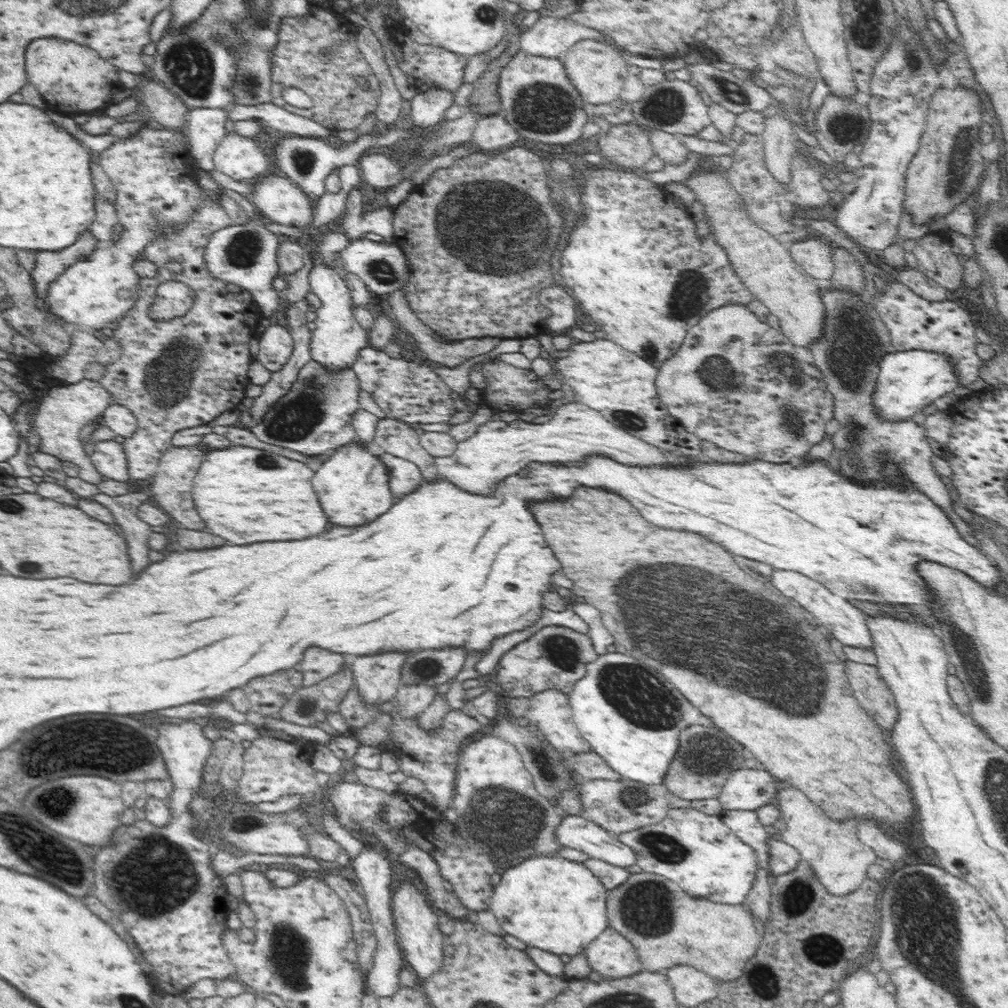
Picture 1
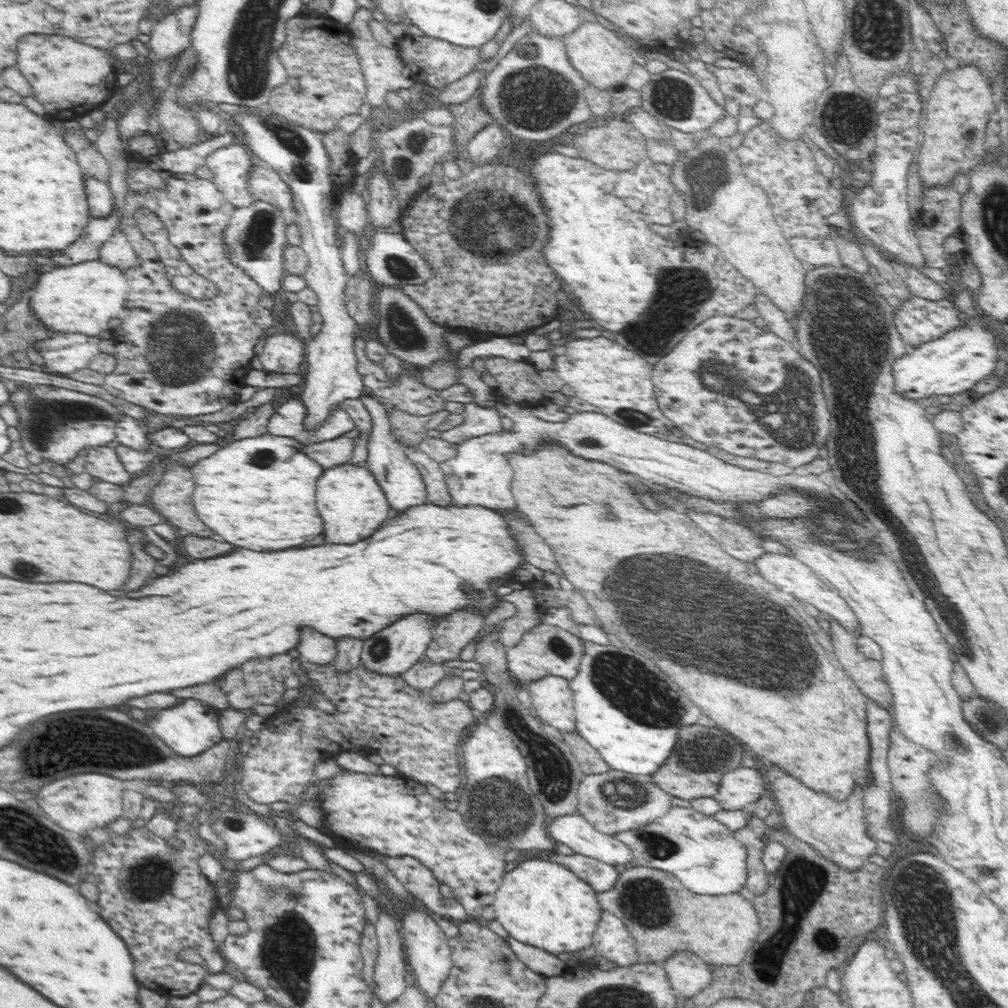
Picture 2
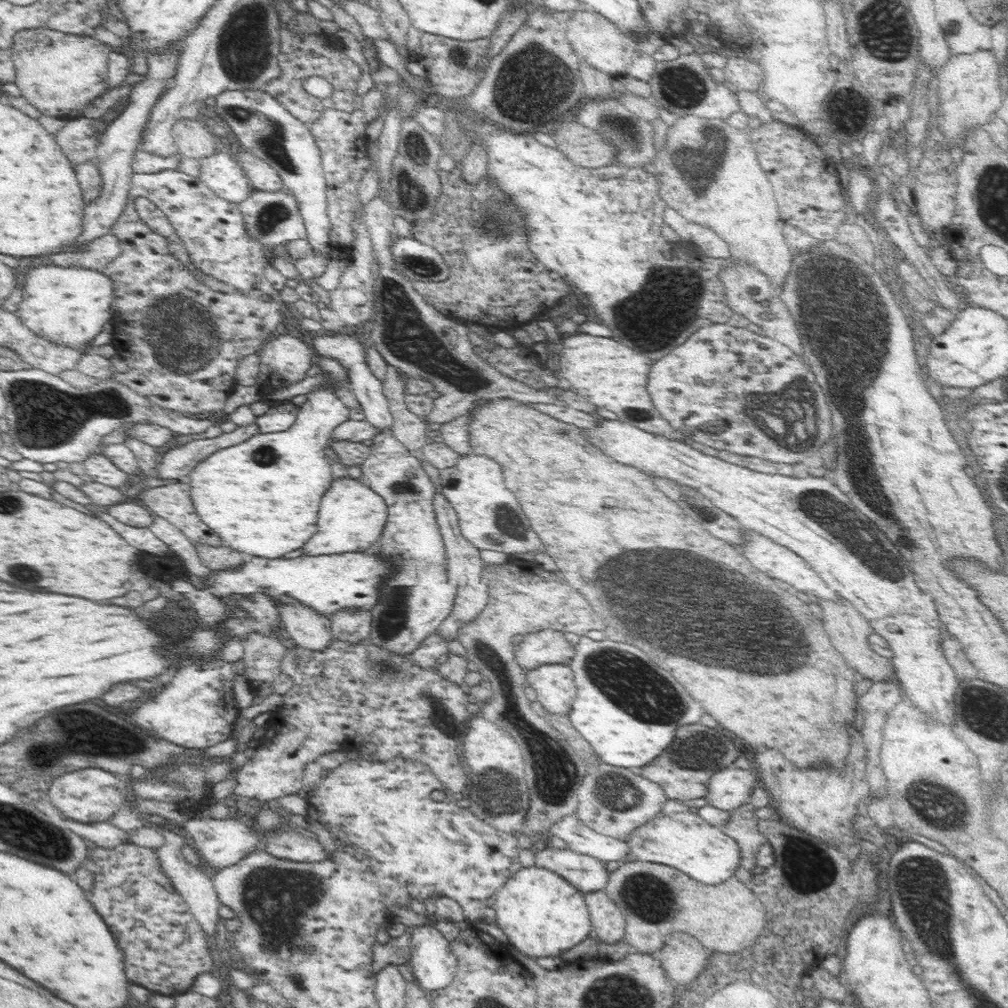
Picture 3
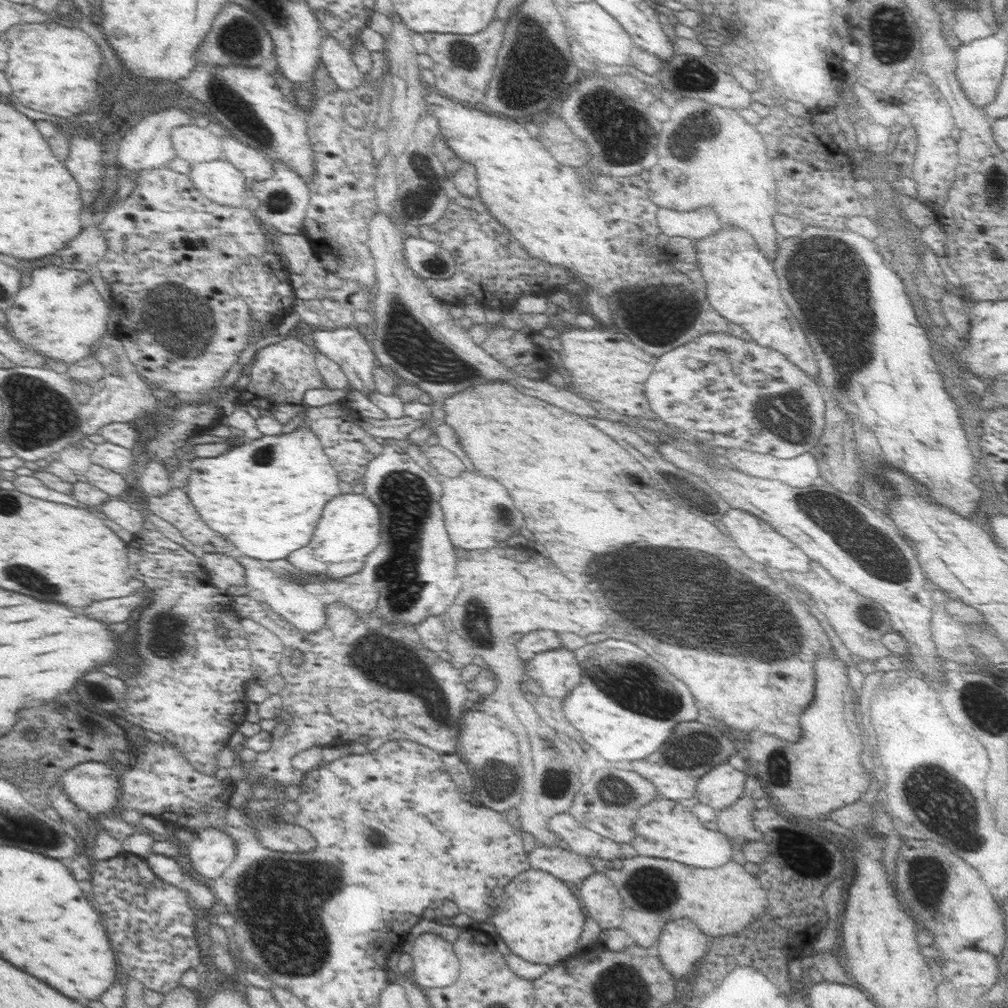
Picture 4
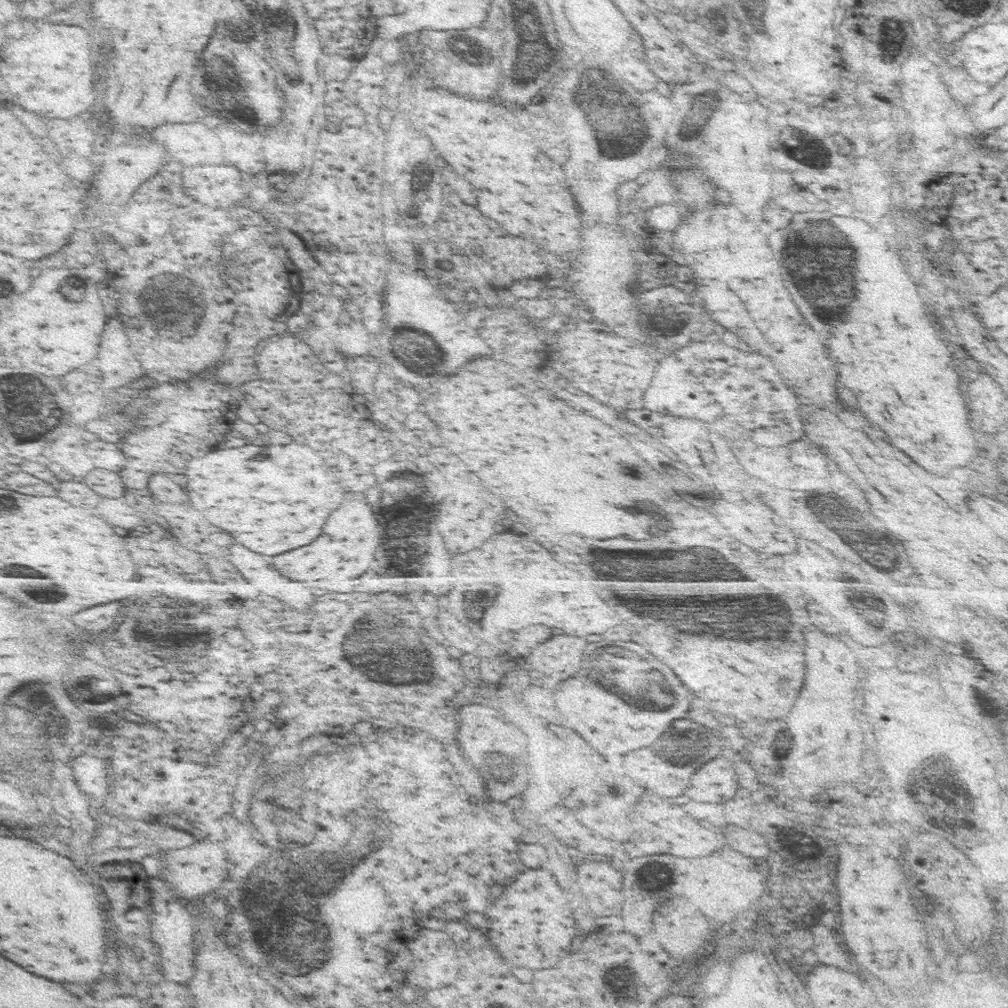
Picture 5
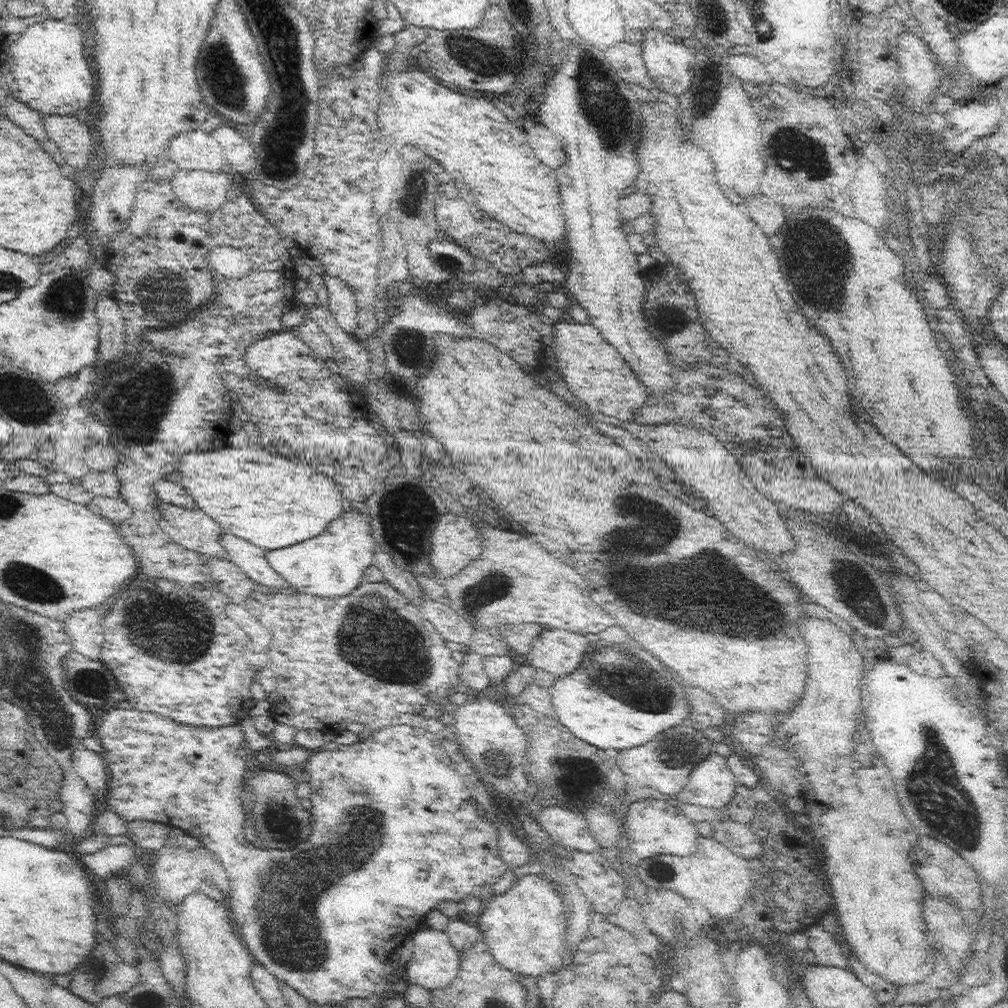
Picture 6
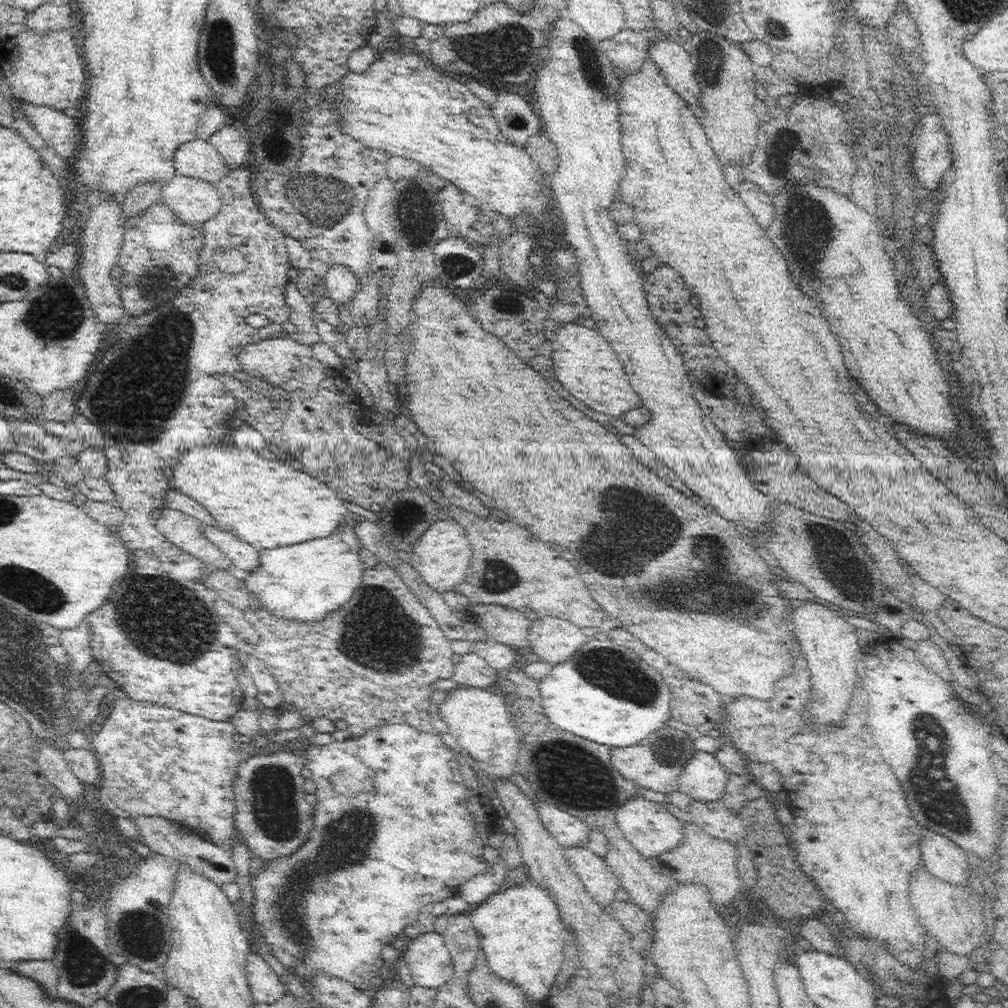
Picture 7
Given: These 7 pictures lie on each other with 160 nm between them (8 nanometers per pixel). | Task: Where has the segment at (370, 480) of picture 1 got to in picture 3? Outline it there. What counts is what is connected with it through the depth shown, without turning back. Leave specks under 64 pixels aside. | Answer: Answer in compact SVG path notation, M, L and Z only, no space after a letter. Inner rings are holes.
M344 477L342 480L336 480L322 498L318 512L318 532L304 546L304 554L320 556L320 554L366 552L380 540L387 518L385 500L372 491L362 479L350 480L350 477Z

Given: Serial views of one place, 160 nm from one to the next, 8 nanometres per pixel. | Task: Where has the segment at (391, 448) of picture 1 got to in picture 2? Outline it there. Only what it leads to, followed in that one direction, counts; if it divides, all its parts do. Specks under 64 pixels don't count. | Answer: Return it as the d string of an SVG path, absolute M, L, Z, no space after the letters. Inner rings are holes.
M402 446L404 453L408 459L416 465L416 468L421 472L423 482L427 491L427 500L436 506L452 506L452 495L449 494L448 486L445 482L445 476L441 469L440 463L432 460L425 452L422 452L419 447L410 448Z

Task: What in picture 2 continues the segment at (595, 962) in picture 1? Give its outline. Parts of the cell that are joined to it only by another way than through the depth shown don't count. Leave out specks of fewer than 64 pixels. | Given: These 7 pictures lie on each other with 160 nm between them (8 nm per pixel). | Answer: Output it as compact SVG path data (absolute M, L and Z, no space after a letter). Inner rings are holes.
M603 909L595 932L594 948L597 954L615 962L618 966L640 963L634 939L622 919Z

